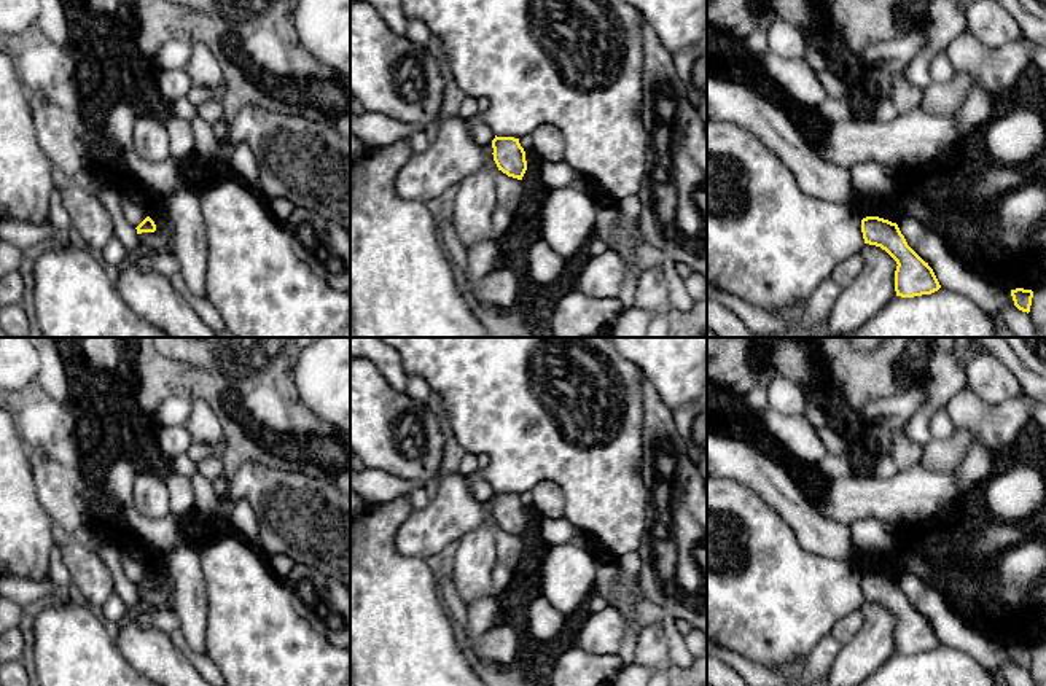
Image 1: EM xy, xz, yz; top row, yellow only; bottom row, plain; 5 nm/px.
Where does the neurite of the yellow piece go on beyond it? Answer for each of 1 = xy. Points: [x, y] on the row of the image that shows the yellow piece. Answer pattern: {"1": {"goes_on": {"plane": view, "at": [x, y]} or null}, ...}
{"1": {"goes_on": null}}

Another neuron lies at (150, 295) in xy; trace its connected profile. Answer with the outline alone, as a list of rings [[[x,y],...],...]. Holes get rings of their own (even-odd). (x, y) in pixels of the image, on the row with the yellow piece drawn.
[[[139,242],[129,253],[127,267],[115,274],[123,301],[170,337],[217,337],[162,274],[146,272],[139,266],[142,256],[153,255],[158,253]]]

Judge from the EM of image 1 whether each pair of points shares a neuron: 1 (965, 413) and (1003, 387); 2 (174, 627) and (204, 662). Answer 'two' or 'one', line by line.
1: two
2: one

